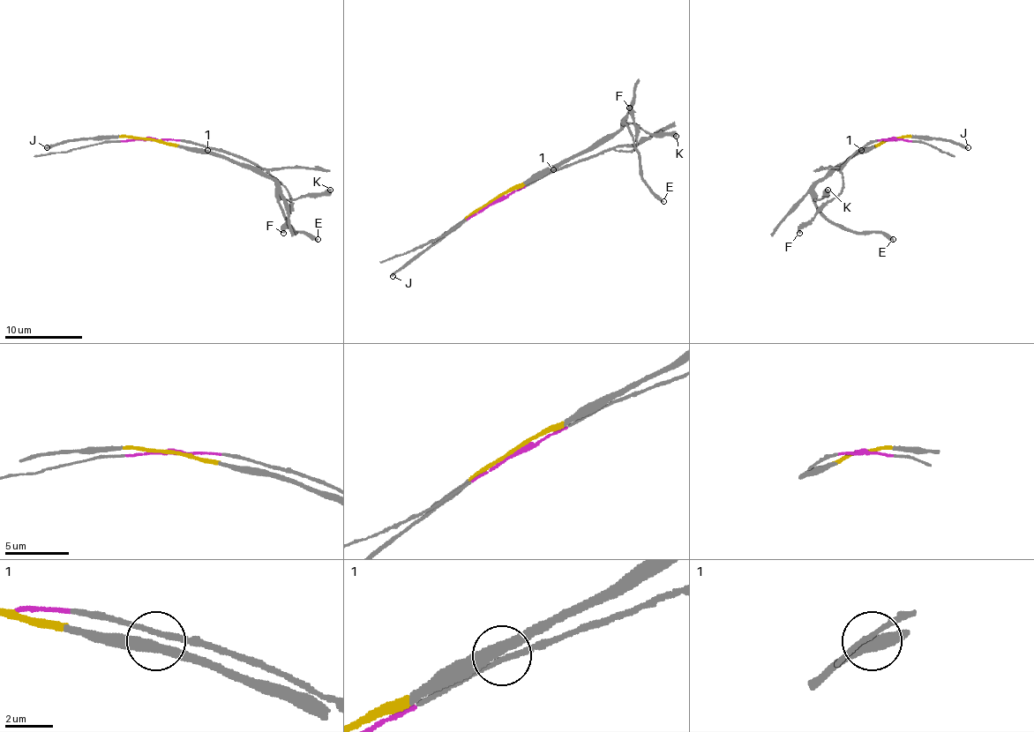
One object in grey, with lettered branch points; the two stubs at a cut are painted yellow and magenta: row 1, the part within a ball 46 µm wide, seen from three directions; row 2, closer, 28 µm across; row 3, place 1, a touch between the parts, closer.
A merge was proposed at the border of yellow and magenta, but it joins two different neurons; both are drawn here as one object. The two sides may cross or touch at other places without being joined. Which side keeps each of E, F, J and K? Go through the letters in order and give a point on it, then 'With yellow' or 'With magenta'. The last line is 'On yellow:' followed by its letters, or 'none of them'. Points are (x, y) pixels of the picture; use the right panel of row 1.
E: Place: (893, 239). With yellow
F: Place: (799, 233). With magenta
J: Place: (968, 147). With yellow
K: Place: (827, 190). With yellow
On yellow: E, J, K

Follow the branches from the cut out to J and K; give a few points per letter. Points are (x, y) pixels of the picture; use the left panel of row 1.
J: (149, 138), (99, 136), (63, 140), (46, 148)
K: (149, 138), (207, 150), (262, 169), (275, 181), (285, 198), (295, 200), (303, 195), (324, 195), (330, 189)

